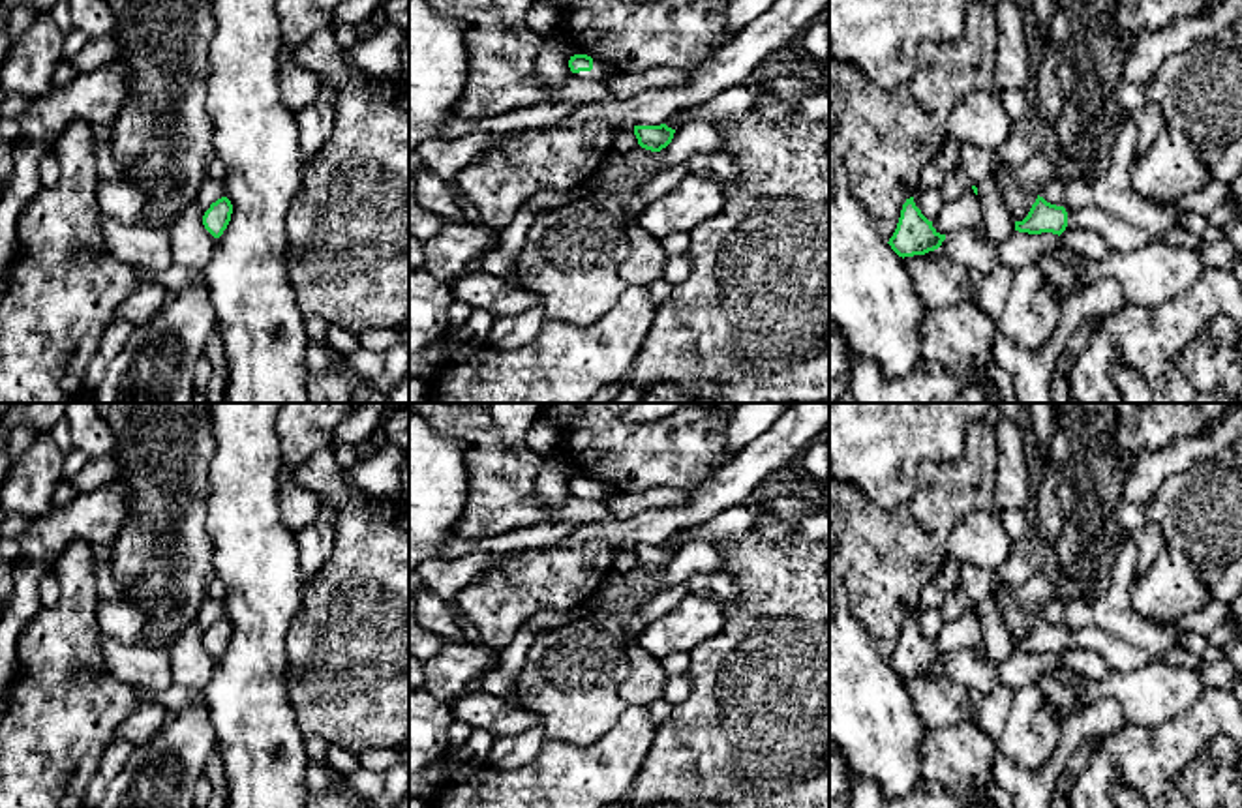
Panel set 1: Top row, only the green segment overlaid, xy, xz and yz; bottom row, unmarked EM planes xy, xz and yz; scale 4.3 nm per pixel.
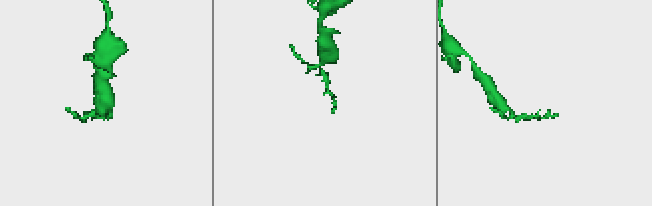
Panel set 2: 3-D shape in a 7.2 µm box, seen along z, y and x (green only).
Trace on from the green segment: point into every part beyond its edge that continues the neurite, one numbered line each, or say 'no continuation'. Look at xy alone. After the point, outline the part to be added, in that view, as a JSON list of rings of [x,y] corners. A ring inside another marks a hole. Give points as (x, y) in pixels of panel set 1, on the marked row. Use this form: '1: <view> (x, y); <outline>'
no continuation

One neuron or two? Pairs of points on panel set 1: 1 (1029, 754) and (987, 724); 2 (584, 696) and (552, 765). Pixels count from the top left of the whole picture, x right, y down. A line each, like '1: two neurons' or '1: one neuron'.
1: two neurons
2: two neurons

